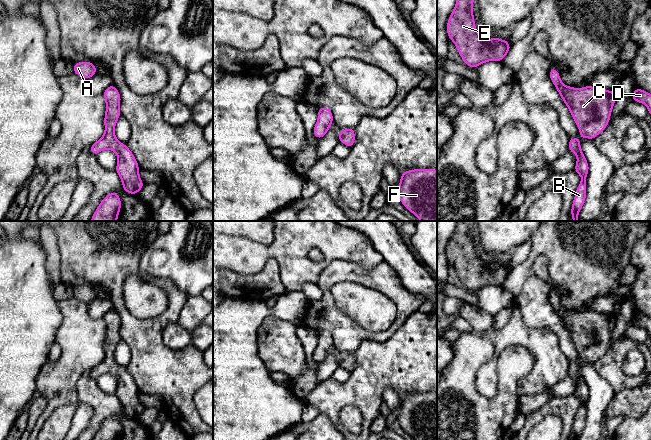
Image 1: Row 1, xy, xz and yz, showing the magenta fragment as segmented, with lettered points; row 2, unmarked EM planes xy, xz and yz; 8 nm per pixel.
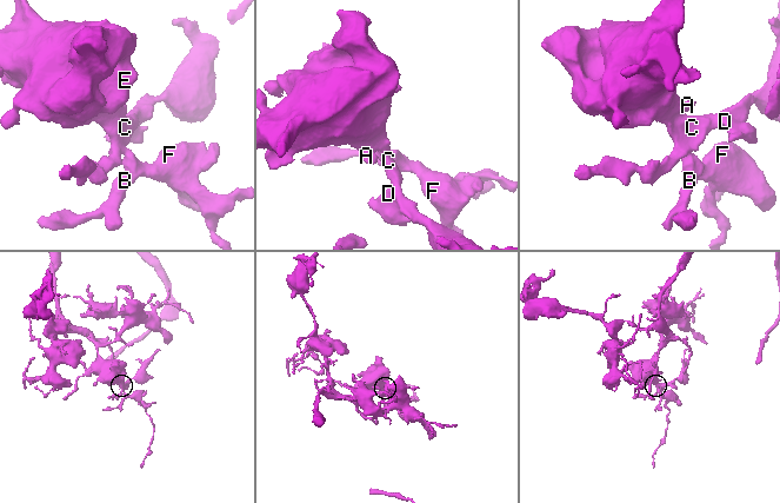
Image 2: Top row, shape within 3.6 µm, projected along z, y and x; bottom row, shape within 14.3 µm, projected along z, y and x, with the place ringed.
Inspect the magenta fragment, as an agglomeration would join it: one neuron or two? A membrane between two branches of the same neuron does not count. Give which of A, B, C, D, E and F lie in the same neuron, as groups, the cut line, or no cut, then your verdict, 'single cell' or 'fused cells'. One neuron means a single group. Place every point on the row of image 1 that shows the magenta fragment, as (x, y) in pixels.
A B C D E F; no cut; single cell

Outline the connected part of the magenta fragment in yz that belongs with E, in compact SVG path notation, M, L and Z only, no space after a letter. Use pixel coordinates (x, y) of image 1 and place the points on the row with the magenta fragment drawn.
M457 0L447 22L447 34L455 44L464 64L477 68L488 61L503 61L511 47L508 39L485 40L475 26L474 0Z

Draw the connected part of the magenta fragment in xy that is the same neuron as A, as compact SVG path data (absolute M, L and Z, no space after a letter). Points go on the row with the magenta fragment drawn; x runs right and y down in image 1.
M88 61L76 62L73 66L73 73L85 79L90 79L97 73L96 65Z

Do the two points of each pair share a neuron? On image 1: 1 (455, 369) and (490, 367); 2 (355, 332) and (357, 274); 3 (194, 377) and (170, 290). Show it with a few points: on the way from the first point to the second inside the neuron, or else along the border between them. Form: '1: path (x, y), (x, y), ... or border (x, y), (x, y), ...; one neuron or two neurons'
1: border (493, 349), (476, 374), (479, 392); two neurons
2: path (335, 315), (327, 307), (326, 285), (337, 274); one neuron
3: path (171, 359), (157, 345), (157, 326), (170, 313); one neuron

